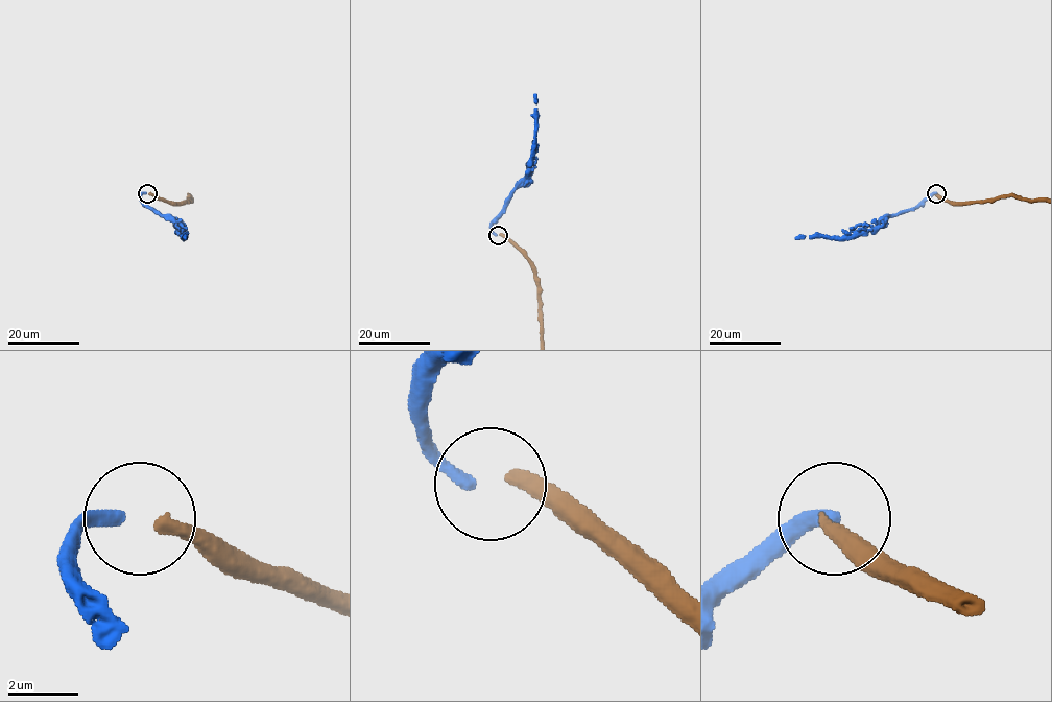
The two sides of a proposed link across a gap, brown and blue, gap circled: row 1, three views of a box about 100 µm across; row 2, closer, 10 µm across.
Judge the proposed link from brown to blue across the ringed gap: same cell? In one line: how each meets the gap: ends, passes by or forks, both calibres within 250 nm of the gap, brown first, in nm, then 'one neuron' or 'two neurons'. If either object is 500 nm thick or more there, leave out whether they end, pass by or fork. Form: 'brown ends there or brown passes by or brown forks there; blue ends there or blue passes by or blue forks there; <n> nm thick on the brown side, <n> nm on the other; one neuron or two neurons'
brown ends there; blue ends there; 400 nm thick on the brown side, 360 nm on the other; two neurons

